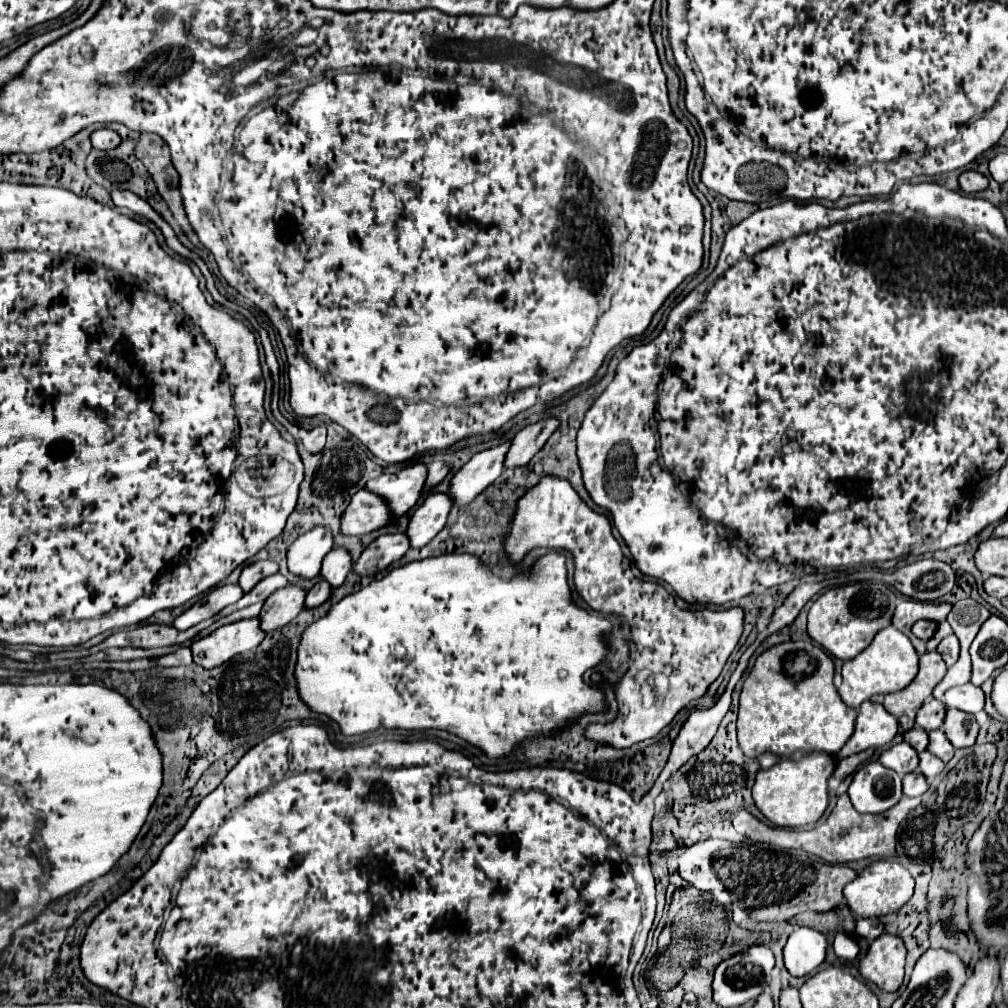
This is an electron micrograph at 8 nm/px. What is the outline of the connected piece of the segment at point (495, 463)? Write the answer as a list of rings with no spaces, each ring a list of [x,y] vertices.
[[[503,442],[493,450],[475,454],[451,480],[449,496],[455,504],[469,504],[479,492],[493,484],[503,472],[503,462],[511,442]]]

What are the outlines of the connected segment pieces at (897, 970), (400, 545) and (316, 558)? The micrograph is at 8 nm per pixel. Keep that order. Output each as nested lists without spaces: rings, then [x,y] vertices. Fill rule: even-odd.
[[[881,934],[869,946],[867,956],[859,962],[859,972],[883,992],[895,992],[903,982],[906,954],[905,944],[899,936]]]
[[[383,534],[373,540],[353,564],[357,574],[373,574],[389,568],[393,562],[401,560],[409,550],[409,538],[405,534]]]
[[[319,526],[305,532],[291,544],[287,552],[289,570],[303,578],[319,576],[321,562],[331,548],[333,548],[333,534],[329,528]]]

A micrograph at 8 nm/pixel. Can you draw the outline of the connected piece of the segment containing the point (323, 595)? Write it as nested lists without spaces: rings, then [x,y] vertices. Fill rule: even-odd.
[[[319,580],[307,594],[305,598],[305,608],[317,608],[331,596],[331,586],[325,580]]]

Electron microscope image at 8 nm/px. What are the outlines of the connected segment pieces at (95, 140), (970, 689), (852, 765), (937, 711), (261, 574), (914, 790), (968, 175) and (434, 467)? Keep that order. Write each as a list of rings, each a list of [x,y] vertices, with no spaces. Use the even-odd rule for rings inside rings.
[[[109,128],[97,130],[91,134],[91,144],[93,148],[99,148],[99,150],[111,150],[111,148],[117,148],[117,144],[121,144],[121,136]]]
[[[969,682],[965,686],[957,686],[957,688],[951,688],[949,692],[945,692],[945,704],[947,704],[947,708],[957,708],[963,712],[977,714],[979,710],[983,710],[985,694],[981,688],[977,688]],[[973,704],[977,704],[977,706],[973,706]]]
[[[871,750],[861,752],[861,754],[855,754],[855,756],[849,756],[849,758],[841,758],[841,760],[837,762],[835,776],[837,776],[837,778],[845,778],[845,776],[853,774],[861,762],[865,762],[865,760],[869,760],[869,758],[871,758],[871,754],[869,754],[869,752],[871,752]]]
[[[929,698],[929,700],[917,710],[915,722],[917,722],[923,730],[931,732],[931,730],[937,730],[937,728],[943,724],[945,712],[947,712],[947,708],[945,708],[943,702],[939,702],[939,700],[935,700],[935,698]]]
[[[259,560],[259,562],[253,562],[249,566],[243,568],[241,572],[241,578],[239,578],[239,586],[249,592],[257,582],[261,582],[263,578],[271,576],[271,574],[277,574],[279,572],[279,566],[273,562],[273,560]]]
[[[915,770],[915,772],[909,772],[903,776],[903,794],[905,796],[921,796],[927,792],[927,782],[925,782],[925,776]]]
[[[967,170],[959,176],[959,184],[961,184],[961,190],[967,192],[967,194],[975,194],[975,192],[981,192],[981,190],[987,190],[989,186],[989,180],[975,172],[975,170]]]
[[[445,462],[429,464],[429,476],[427,476],[427,482],[425,482],[425,490],[437,486],[449,472],[451,472],[451,466],[447,466]]]

